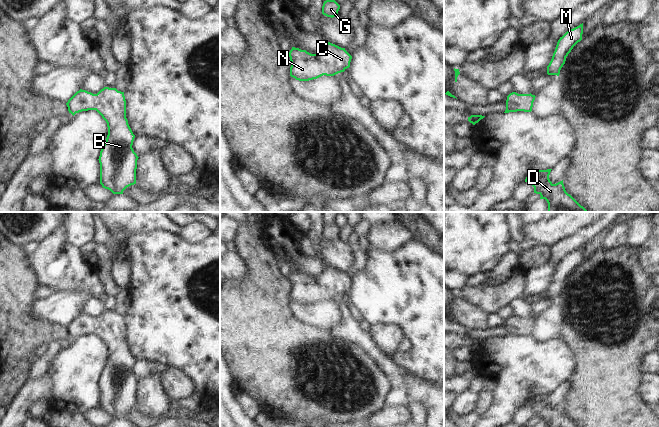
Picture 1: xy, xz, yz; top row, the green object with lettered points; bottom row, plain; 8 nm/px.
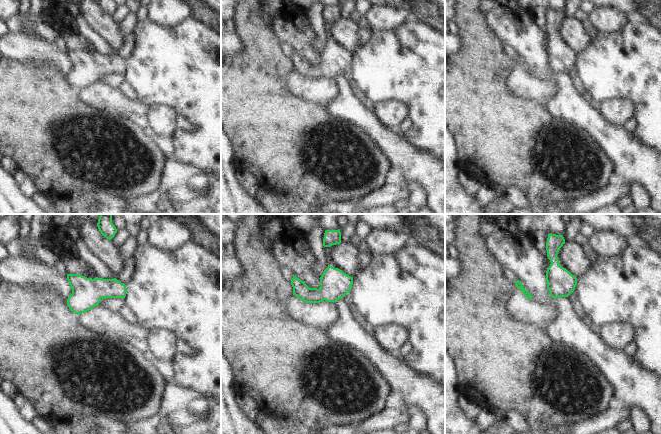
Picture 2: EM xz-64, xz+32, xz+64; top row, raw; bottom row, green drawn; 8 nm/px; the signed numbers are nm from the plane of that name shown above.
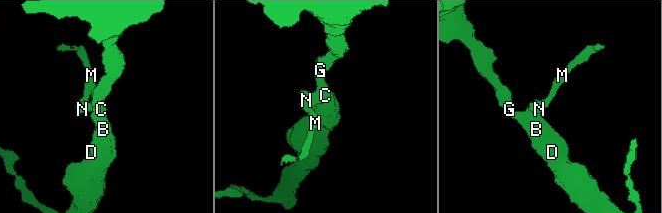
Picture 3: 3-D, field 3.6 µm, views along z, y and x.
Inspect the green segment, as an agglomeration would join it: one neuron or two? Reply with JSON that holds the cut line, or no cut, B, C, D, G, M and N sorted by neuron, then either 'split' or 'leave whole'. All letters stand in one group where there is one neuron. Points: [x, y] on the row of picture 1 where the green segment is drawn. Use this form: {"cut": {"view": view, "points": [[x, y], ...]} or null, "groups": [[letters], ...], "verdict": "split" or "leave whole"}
{"cut": null, "groups": [["B", "C", "D", "G", "M", "N"]], "verdict": "leave whole"}

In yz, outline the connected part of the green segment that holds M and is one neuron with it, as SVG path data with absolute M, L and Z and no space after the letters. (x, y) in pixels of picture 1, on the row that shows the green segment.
M583 23L579 26L568 30L557 42L552 59L547 66L548 75L559 76L560 70L565 64L566 57L573 47L582 40Z

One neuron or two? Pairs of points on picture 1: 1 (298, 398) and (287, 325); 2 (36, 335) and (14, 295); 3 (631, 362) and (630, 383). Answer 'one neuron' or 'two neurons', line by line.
1: one neuron
2: one neuron
3: one neuron

